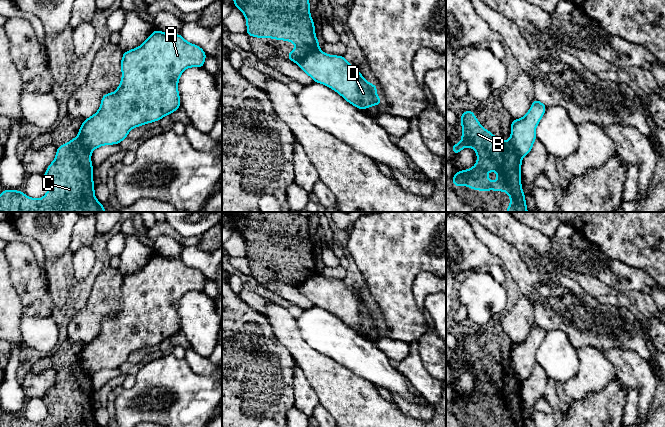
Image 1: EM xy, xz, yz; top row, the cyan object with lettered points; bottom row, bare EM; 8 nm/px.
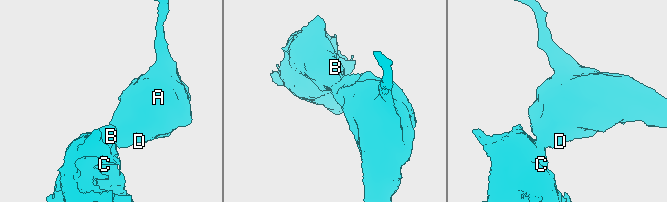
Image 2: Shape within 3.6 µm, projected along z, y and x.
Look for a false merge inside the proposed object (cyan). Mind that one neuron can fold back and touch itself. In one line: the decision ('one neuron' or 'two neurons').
two neurons

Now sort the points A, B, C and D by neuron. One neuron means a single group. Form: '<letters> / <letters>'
A D / B C

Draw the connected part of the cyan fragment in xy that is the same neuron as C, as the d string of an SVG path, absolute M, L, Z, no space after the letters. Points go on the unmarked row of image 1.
M80 361L57 372L56 381L43 398L48 408L44 421L33 423L22 415L2 414L0 427L100 427L94 418L91 375Z

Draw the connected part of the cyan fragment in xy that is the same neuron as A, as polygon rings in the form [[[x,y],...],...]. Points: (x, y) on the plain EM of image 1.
[[[154,254],[146,265],[135,273],[123,276],[121,284],[122,304],[114,317],[106,317],[101,323],[99,334],[82,347],[78,361],[92,376],[103,369],[120,368],[132,352],[159,345],[180,332],[178,305],[183,295],[189,291],[204,291],[206,277],[201,271],[188,267],[181,258],[167,258]]]

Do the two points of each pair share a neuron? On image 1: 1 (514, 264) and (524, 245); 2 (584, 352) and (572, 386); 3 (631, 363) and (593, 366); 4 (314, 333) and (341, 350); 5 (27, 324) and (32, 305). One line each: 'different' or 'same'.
1: different
2: same
3: different
4: same
5: different

